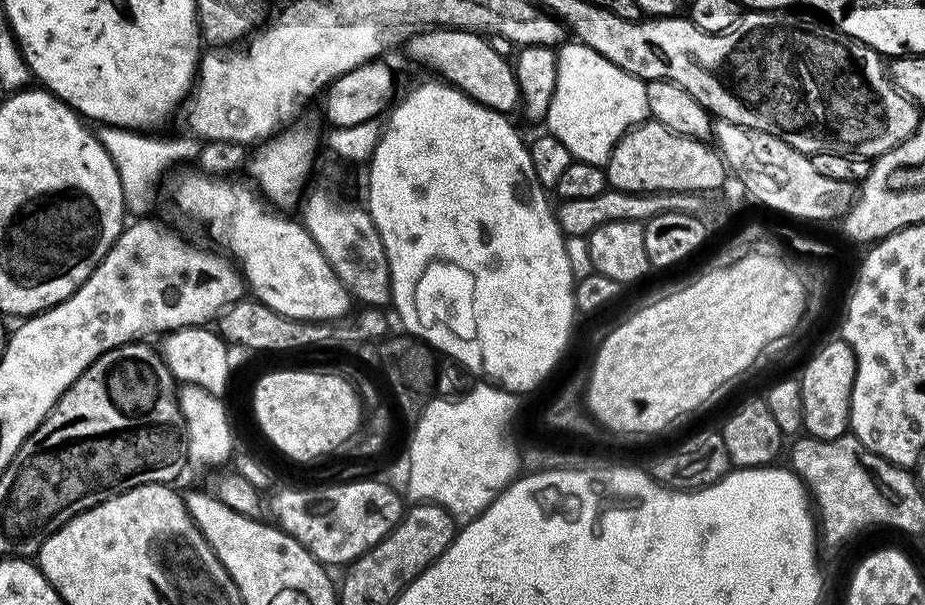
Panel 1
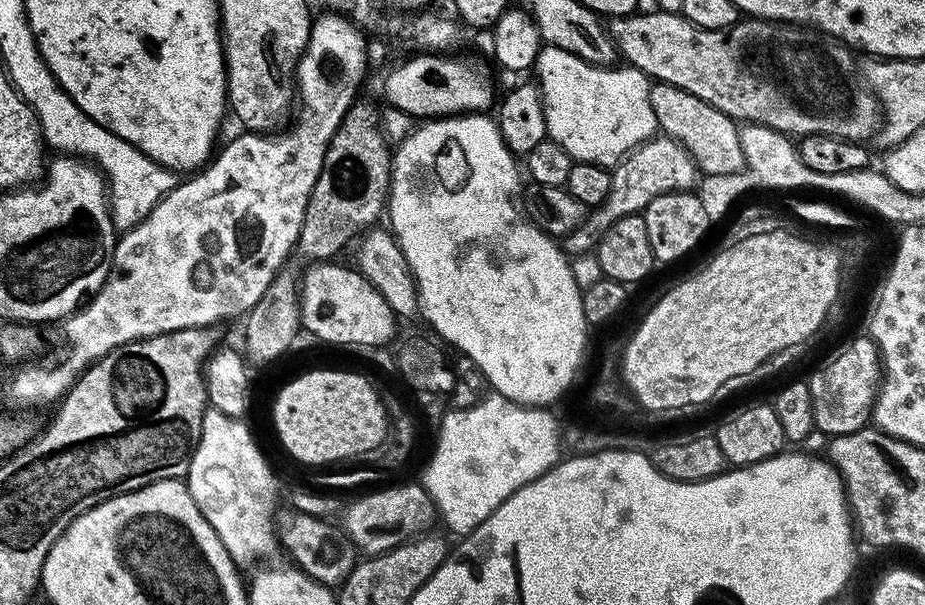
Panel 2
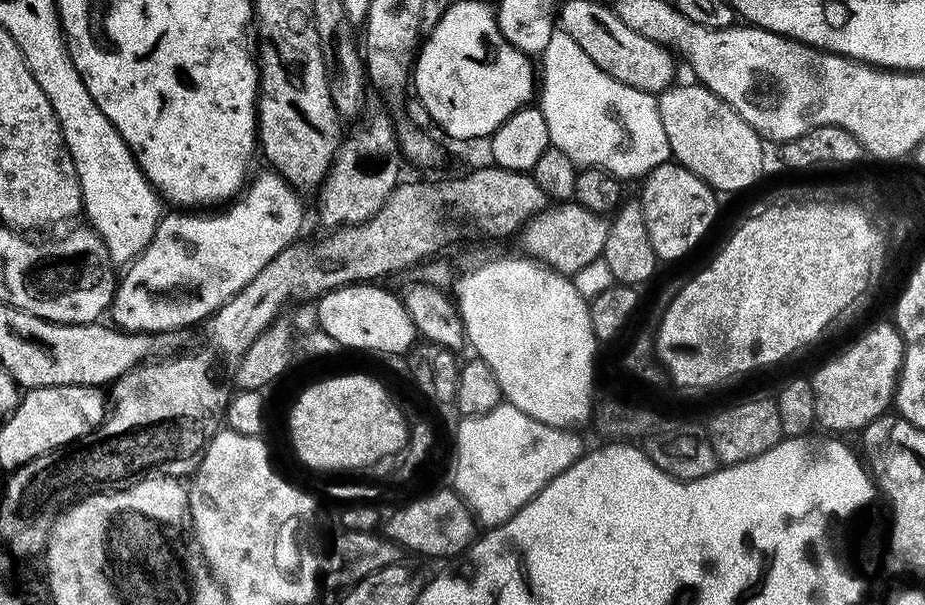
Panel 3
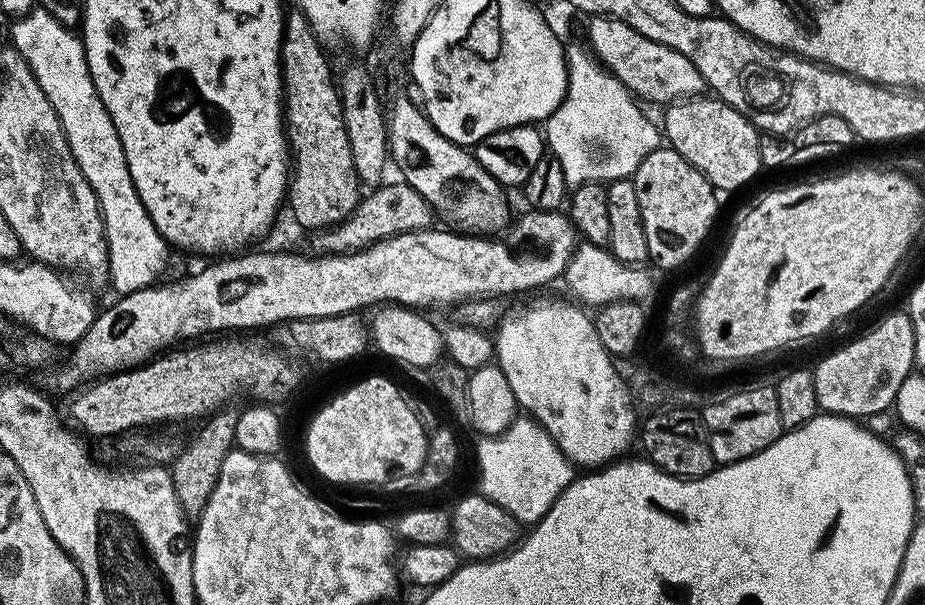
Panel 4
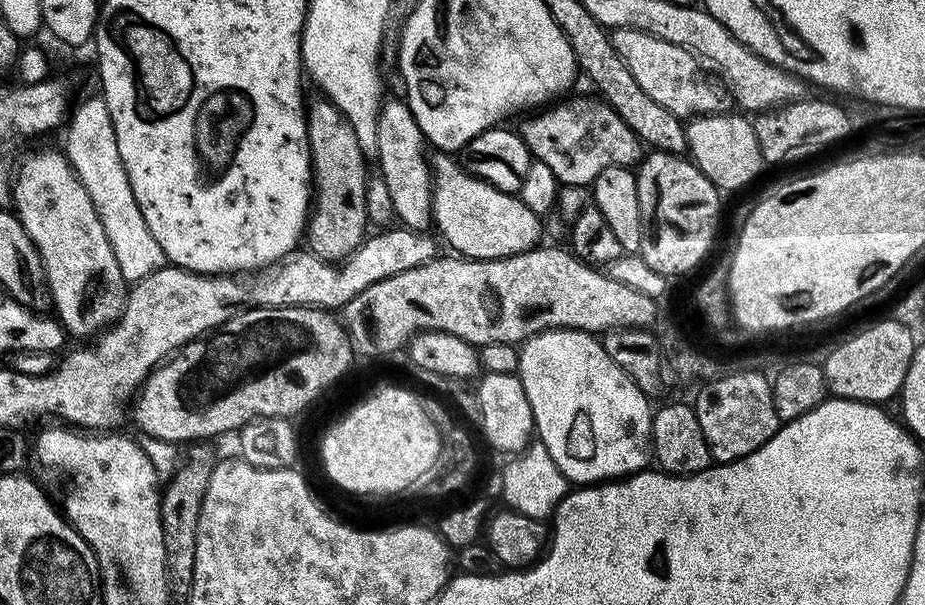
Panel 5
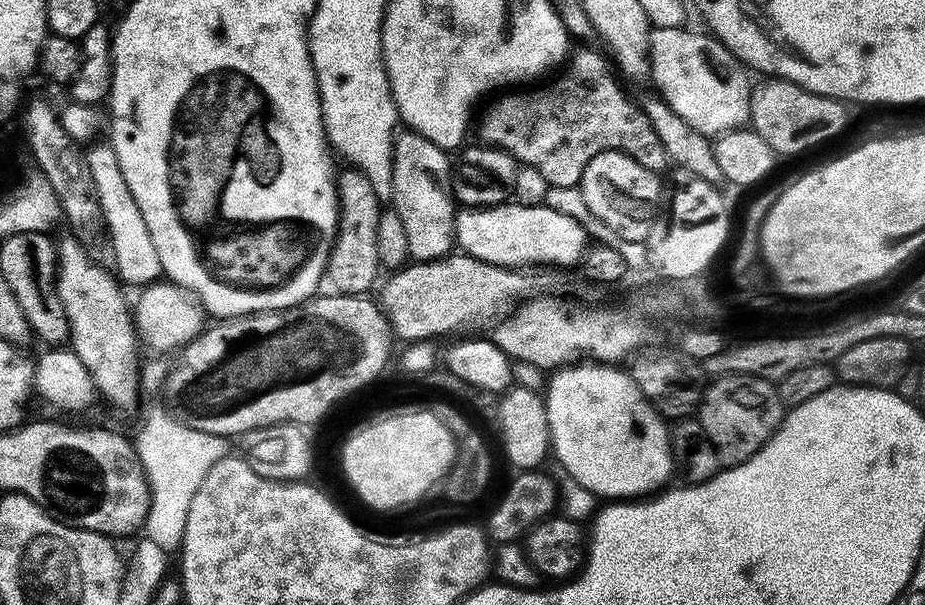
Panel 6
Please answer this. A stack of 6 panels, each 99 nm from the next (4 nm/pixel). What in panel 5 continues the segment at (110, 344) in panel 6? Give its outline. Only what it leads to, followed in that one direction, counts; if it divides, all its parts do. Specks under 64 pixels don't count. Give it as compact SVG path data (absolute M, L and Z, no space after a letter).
M63 151L36 152L26 157L20 169L15 169L11 181L10 204L42 258L50 304L54 312L56 308L55 315L64 325L65 333L69 337L95 338L111 328L120 319L126 306L129 285L122 278L122 269L118 267L118 258L114 258L114 250L110 246L110 238L106 238L98 210L94 210L94 202L90 202L90 194L86 194L86 186L82 186L76 177L76 171L72 169L67 155Z

